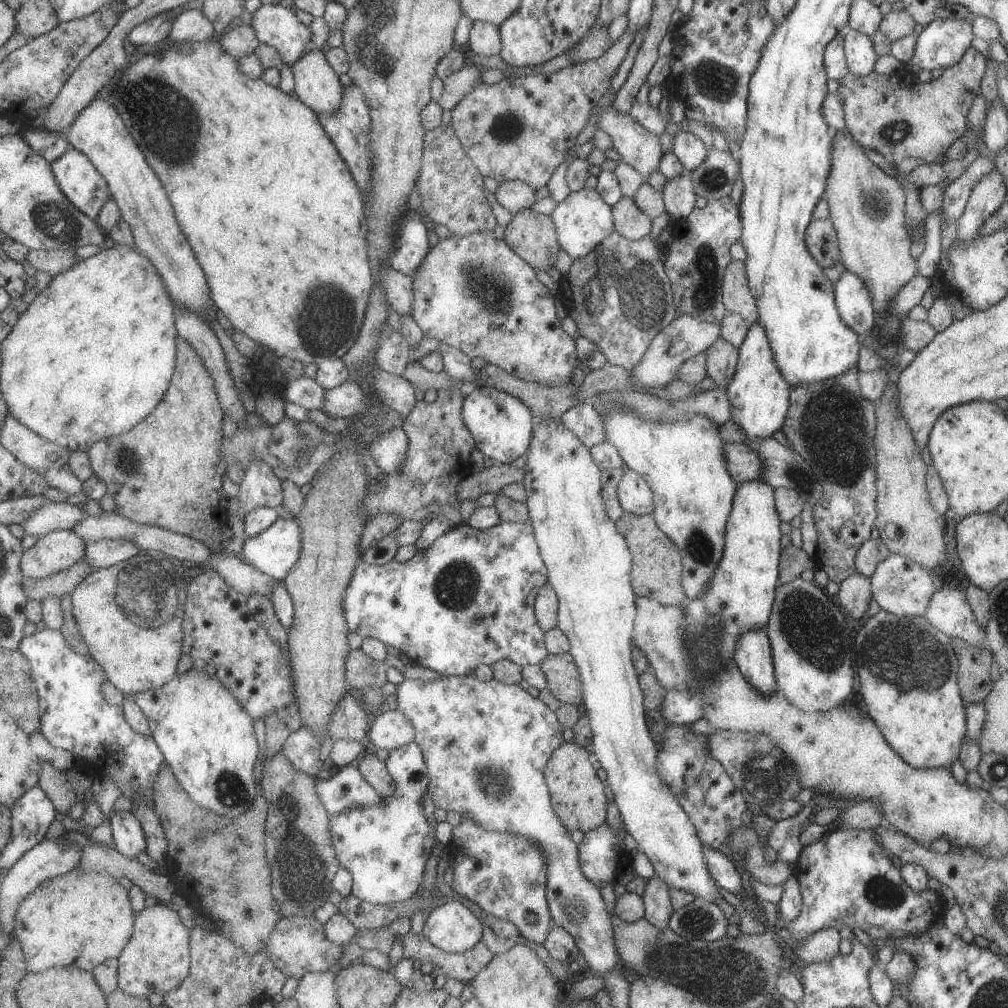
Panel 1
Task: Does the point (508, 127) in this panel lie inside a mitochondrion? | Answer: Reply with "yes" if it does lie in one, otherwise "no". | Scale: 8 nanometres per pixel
yes

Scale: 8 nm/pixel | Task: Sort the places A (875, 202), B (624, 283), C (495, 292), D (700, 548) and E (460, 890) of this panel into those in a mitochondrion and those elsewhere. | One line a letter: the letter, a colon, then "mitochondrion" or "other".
A: mitochondrion
B: mitochondrion
C: mitochondrion
D: mitochondrion
E: other

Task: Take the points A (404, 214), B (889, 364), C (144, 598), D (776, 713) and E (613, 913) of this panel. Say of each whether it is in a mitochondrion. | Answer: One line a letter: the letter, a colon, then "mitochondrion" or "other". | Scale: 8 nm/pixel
A: other
B: other
C: mitochondrion
D: other
E: other

